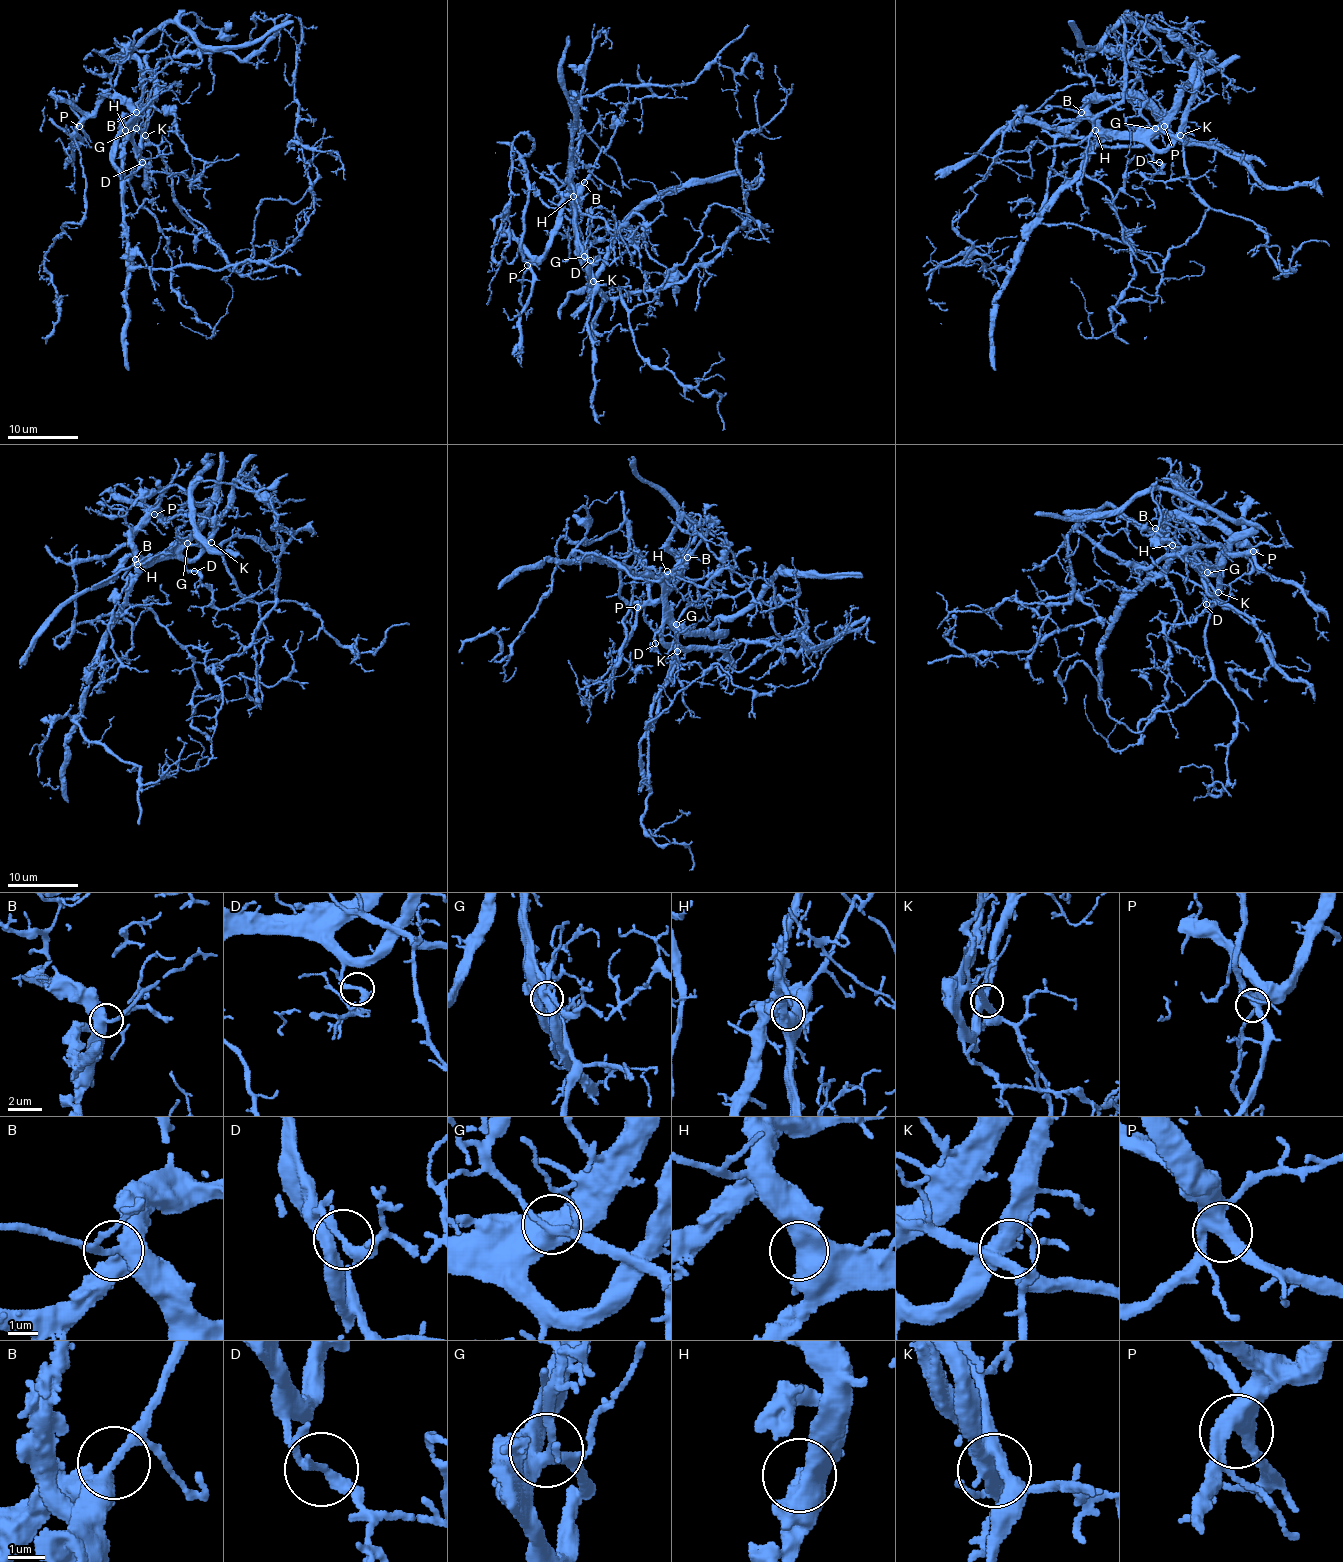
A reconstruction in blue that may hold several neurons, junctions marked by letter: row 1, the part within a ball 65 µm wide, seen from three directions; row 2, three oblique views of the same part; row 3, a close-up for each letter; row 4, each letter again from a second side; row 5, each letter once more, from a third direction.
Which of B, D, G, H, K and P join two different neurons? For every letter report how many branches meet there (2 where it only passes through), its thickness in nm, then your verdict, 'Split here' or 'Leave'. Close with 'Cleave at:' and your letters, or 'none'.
B: Branches: 4. Thickness 360 nm. Leave
D: Branches: 2. Thickness 280 nm. Leave
G: Branches: 5. Thickness 400 nm. Leave
H: Branches: 2. Thickness 600 nm. Leave
K: Branches: 3. Thickness 440 nm. Leave
P: Branches: 4. Thickness 400 nm. Leave
Cleave at: none

